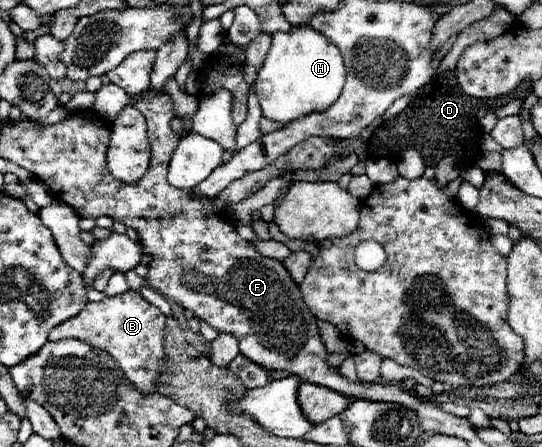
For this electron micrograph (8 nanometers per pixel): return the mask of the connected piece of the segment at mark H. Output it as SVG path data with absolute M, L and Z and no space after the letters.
M294 27L290 33L276 33L264 65L256 77L256 95L262 115L274 123L288 125L310 113L326 111L338 97L346 81L342 53L334 43L322 39L312 27Z

